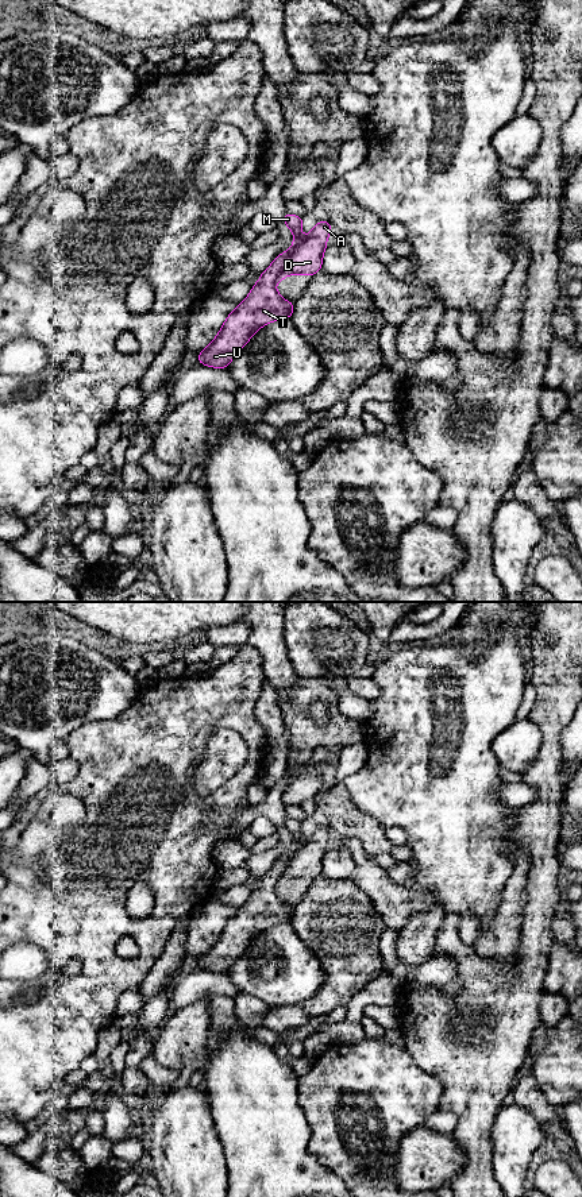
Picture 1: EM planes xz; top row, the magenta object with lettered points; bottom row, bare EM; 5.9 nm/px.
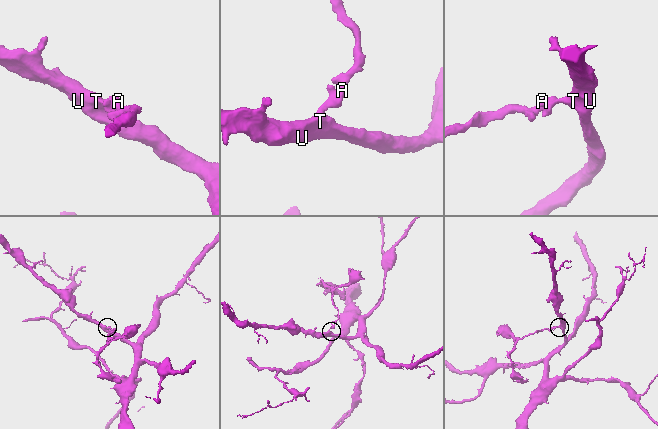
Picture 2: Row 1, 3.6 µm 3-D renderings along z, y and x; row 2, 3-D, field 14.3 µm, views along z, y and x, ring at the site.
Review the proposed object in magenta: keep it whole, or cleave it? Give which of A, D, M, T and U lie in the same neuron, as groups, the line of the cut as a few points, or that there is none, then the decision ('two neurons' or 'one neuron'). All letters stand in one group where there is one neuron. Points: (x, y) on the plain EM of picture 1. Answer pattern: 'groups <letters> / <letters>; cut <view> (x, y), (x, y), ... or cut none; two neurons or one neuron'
groups A D / M T U; cut xz (307, 842), (274, 884); two neurons

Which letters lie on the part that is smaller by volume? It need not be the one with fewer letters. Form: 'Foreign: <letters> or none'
Foreign: A, D

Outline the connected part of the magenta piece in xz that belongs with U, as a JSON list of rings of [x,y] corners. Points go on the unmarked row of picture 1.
[[[293,818],[284,819],[294,842],[293,850],[281,857],[274,866],[261,879],[259,885],[238,912],[228,919],[217,941],[197,959],[199,968],[215,973],[227,973],[234,961],[243,953],[254,938],[269,927],[290,923],[294,908],[284,904],[275,893],[275,883],[286,870],[292,858],[307,846],[300,837],[304,823]]]

